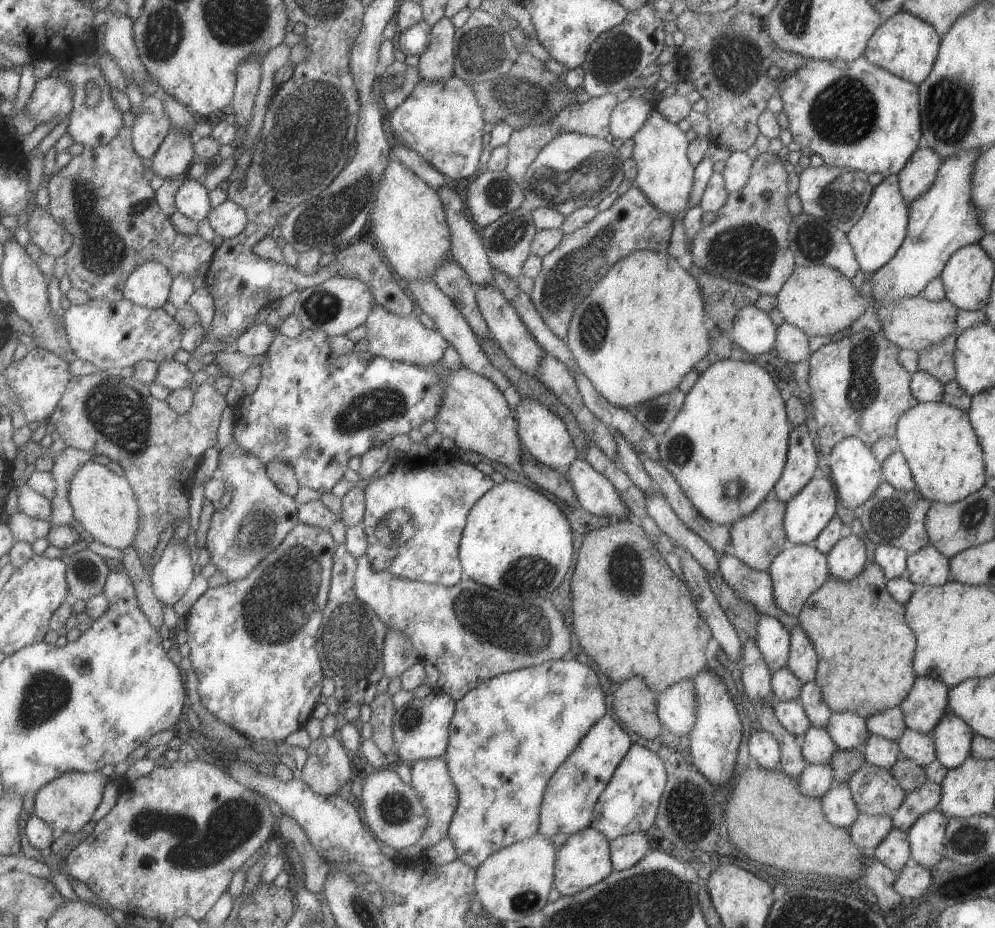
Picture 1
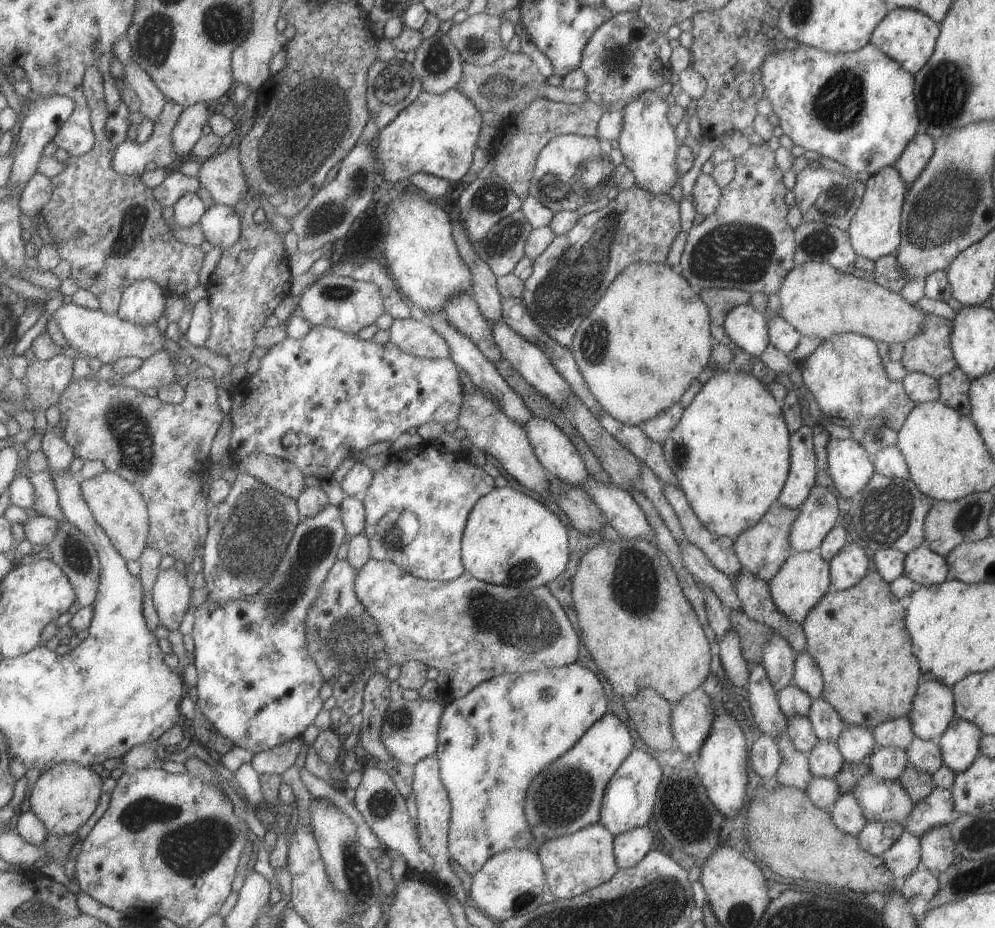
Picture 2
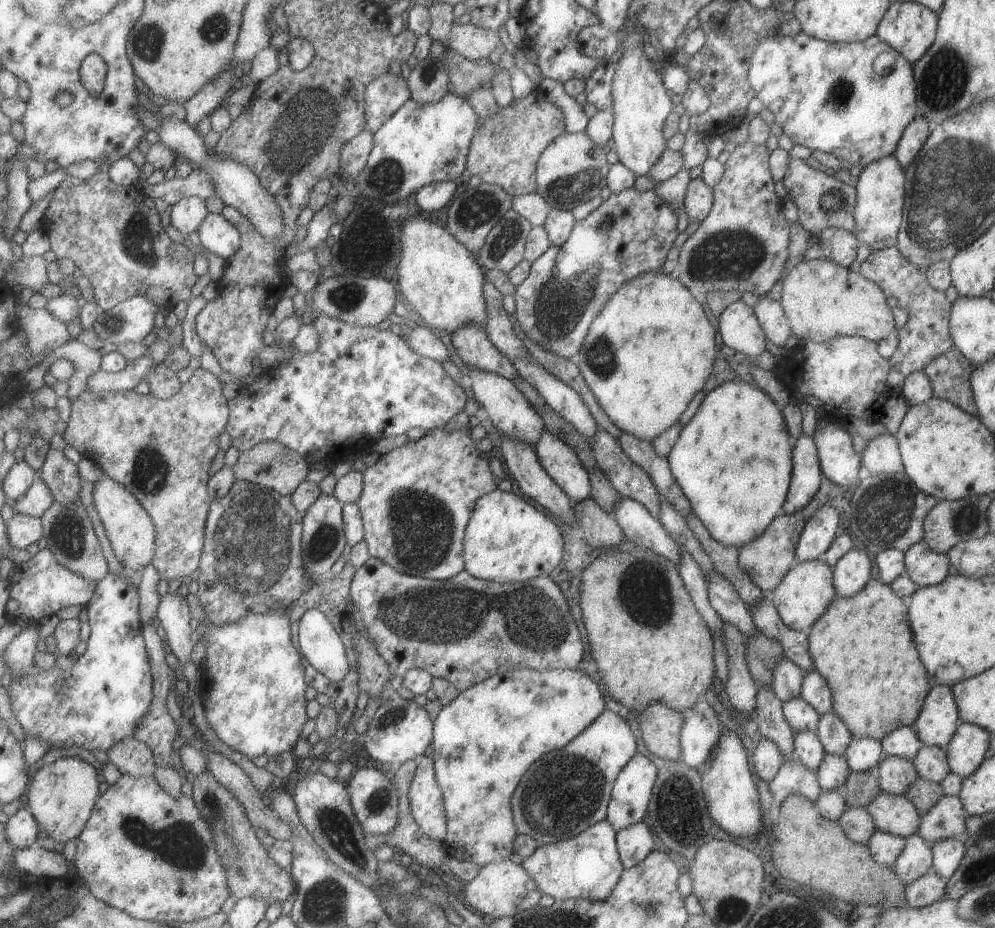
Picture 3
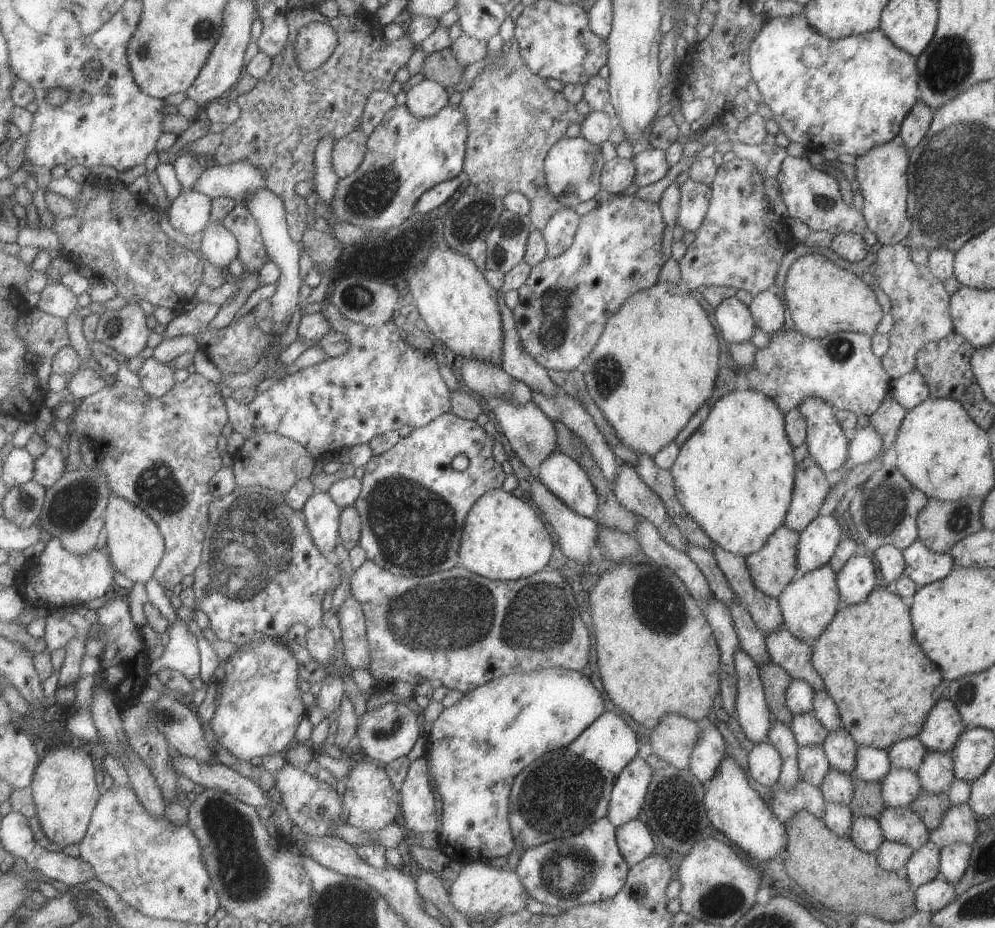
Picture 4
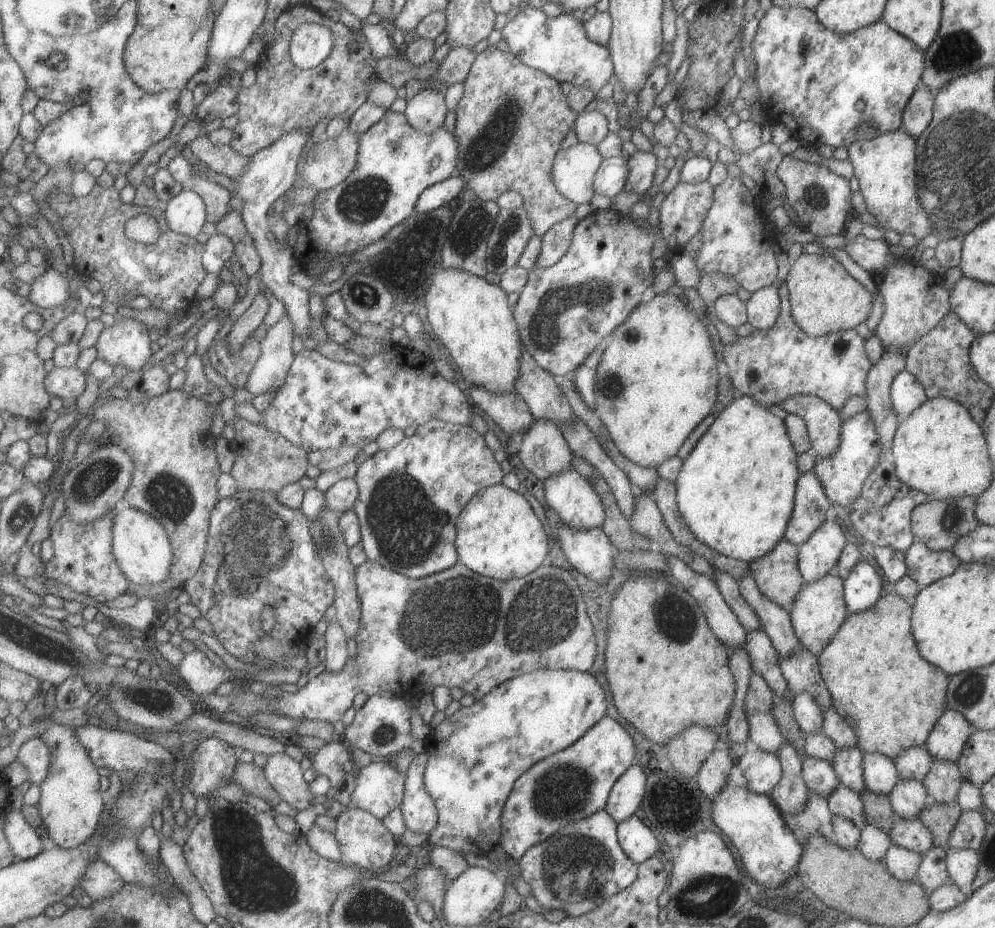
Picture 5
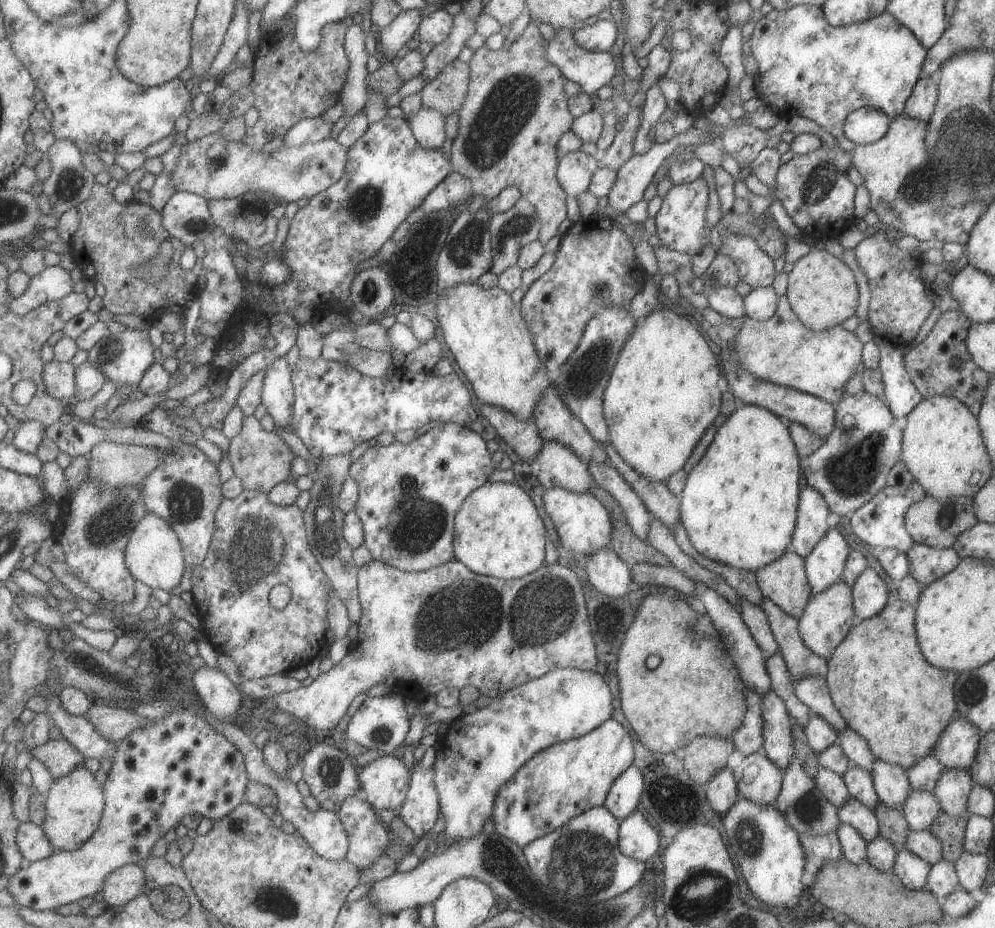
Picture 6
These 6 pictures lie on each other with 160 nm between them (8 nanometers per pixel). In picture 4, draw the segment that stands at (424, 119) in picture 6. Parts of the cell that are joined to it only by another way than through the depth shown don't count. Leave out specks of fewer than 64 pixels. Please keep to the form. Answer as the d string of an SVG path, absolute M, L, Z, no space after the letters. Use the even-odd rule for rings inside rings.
M425 78L411 86L405 96L404 105L416 119L435 116L447 105L448 99L447 92L440 84Z

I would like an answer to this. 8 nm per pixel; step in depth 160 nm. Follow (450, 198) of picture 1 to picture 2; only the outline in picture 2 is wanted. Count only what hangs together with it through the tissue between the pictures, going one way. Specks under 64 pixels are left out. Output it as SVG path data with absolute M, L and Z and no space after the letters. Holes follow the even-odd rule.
M459 221L452 222L452 237L455 241L457 252L461 255L461 260L469 268L471 274L471 296L488 324L495 324L502 318L501 296L496 287L496 276L491 269L483 262L475 252L465 228Z

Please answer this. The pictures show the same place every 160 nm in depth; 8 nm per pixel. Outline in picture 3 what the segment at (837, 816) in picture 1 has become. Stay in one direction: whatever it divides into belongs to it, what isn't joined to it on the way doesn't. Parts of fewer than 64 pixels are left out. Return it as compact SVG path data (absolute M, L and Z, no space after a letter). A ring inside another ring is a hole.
M846 807L837 822L849 840L865 846L875 830L871 815L863 807Z

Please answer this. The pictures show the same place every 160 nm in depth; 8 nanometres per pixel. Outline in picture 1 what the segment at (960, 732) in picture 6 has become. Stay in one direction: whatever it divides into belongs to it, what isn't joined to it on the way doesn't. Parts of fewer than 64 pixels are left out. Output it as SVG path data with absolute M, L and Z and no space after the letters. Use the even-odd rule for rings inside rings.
M915 676L907 696L899 703L903 720L908 729L931 734L938 720L947 712L947 687L938 680Z

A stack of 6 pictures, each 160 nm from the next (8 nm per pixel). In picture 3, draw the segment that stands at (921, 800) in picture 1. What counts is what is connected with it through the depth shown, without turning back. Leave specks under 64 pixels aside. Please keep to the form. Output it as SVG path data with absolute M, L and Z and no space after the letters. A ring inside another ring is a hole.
M943 796L920 816L917 834L928 844L941 839L953 839L966 831L967 815L958 796Z

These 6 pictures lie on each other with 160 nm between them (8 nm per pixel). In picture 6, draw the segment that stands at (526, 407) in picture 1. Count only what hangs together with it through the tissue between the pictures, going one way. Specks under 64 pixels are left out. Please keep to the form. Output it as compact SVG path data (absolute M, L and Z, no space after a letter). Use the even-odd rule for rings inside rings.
M553 487L542 492L542 501L565 552L579 552L588 557L603 547L610 548L612 522L609 513L590 492L574 493Z

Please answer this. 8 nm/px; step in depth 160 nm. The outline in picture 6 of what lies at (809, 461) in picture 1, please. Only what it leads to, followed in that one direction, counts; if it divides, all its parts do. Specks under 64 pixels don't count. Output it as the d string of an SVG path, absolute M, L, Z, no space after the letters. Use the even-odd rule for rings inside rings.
M806 486L798 494L798 505L796 508L795 528L791 537L792 550L797 556L805 558L812 550L815 544L821 540L821 537L829 528L827 525L827 513L829 512L827 503L824 498L811 487Z

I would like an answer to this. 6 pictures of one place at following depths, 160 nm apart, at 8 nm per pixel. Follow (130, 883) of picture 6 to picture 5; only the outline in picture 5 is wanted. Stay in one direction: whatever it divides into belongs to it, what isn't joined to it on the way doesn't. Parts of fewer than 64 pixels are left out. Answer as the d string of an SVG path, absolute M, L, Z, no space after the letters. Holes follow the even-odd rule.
M99 859L91 863L79 886L92 900L100 901L118 893L125 883L127 882L122 879L121 873Z

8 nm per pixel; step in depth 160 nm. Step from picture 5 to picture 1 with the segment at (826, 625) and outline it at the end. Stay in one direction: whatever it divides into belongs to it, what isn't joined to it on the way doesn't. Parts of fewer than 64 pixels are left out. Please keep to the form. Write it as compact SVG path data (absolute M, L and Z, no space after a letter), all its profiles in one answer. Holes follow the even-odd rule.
M793 544L793 547L779 552L767 568L772 580L772 595L776 605L789 616L796 617L807 597L815 592L831 575L827 568L826 556L814 547Z

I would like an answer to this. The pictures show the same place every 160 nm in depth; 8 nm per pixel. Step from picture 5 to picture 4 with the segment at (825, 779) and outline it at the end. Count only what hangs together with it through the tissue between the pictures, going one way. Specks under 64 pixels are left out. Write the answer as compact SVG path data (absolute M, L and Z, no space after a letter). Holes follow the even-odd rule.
M817 745L798 747L796 759L800 780L819 787L830 769L824 750Z

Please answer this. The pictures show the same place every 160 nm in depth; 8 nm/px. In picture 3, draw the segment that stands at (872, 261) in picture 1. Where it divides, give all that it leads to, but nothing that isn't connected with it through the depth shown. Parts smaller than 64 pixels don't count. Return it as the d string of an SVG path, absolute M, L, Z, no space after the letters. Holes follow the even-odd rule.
M895 155L867 163L858 175L855 184L856 205L854 208L853 234L860 244L871 246L871 250L896 246L896 236L903 214L904 169Z

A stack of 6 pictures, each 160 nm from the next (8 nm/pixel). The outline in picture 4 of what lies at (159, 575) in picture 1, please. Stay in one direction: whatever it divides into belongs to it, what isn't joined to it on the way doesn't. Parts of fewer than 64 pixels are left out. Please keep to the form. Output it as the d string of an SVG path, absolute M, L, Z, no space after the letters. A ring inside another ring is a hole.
M177 619L169 628L169 642L165 646L163 655L158 660L149 660L148 671L155 674L168 667L179 670L191 686L198 683L201 674L201 654L197 646L198 636L191 633L187 621Z

